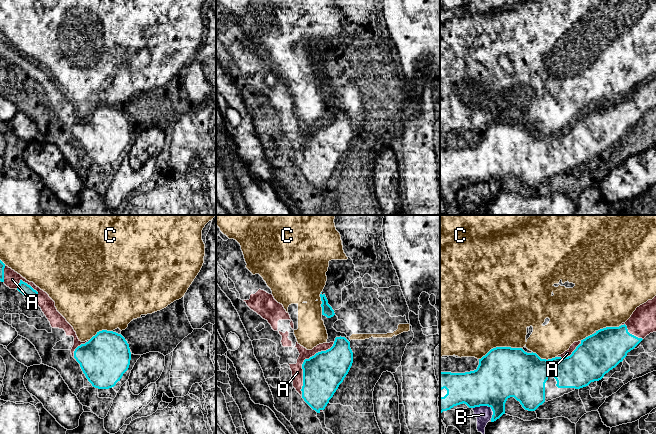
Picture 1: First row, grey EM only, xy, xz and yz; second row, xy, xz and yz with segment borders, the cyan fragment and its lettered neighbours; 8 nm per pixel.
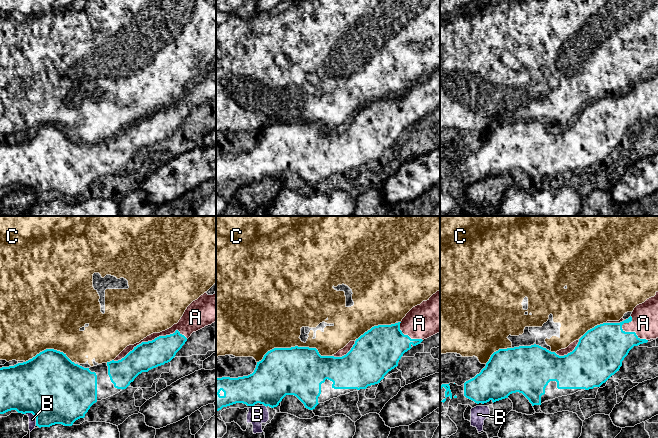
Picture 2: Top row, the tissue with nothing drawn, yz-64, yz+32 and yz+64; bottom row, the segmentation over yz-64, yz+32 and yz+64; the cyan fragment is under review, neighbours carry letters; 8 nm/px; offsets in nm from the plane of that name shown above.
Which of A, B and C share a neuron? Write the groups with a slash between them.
A / B / C

